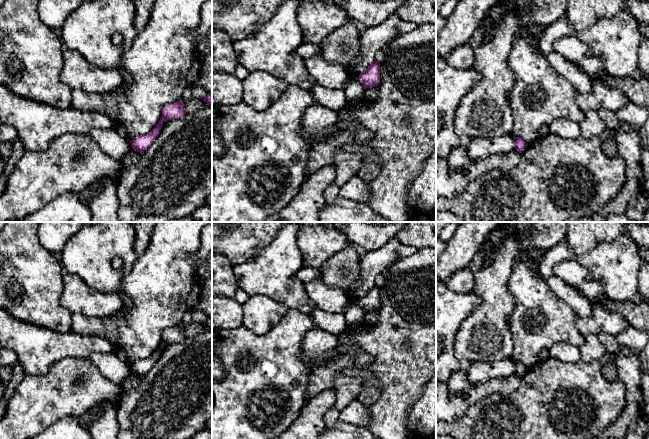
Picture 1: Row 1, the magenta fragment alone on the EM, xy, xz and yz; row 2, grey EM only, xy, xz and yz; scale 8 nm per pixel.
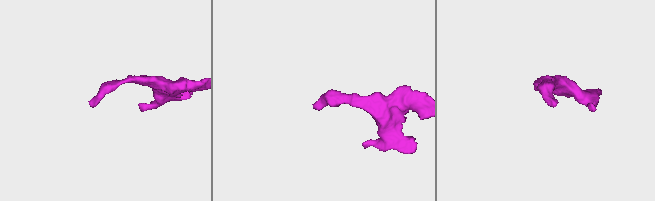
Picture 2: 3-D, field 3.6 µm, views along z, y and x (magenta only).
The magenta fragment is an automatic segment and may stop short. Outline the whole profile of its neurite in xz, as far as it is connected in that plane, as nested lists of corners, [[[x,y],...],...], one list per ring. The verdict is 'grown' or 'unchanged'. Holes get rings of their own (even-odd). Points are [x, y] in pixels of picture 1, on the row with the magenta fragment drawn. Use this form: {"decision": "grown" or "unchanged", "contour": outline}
{"decision": "unchanged", "contour": [[[373,61],[372,64],[358,76],[360,82],[365,86],[365,89],[377,86],[380,83],[380,64],[378,61]]]}

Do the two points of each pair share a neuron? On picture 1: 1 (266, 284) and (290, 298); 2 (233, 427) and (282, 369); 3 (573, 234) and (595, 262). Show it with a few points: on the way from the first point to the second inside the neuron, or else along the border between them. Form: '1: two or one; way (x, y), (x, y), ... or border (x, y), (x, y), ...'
1: one; way (272, 284), (276, 284), (284, 292)
2: one; way (244, 410), (246, 396), (265, 383)
3: two; border (566, 241), (578, 254), (608, 241)

